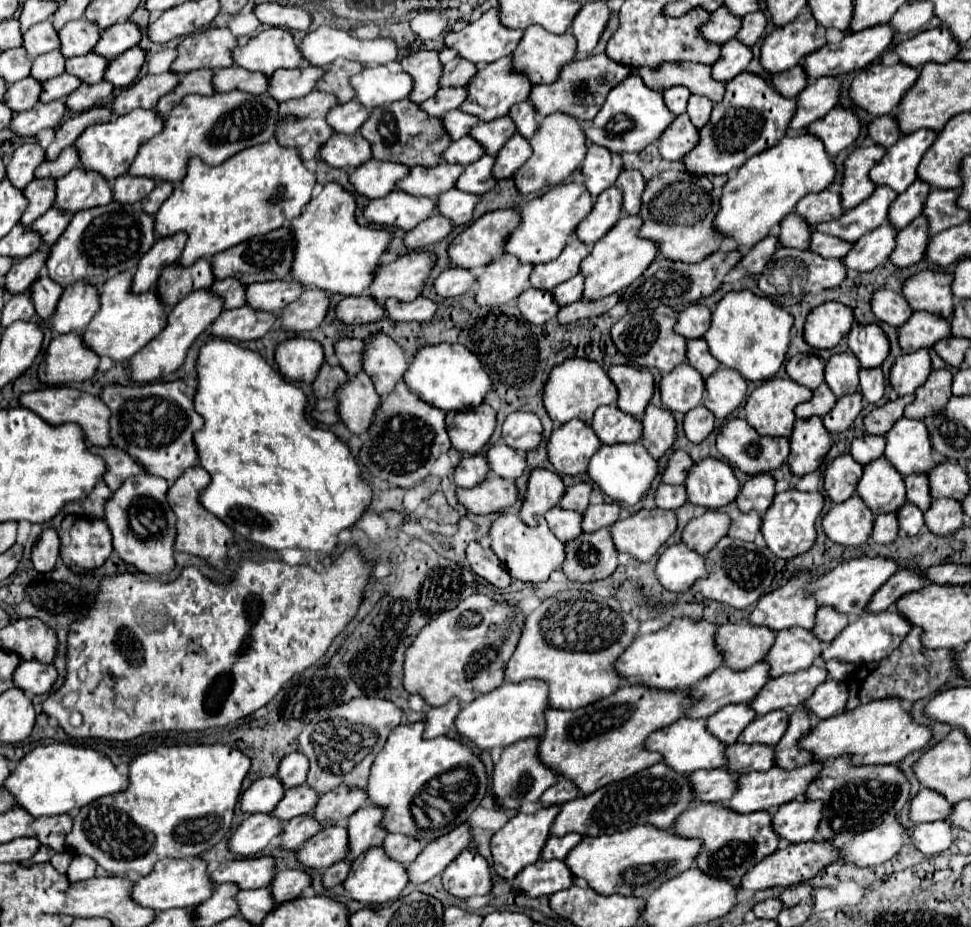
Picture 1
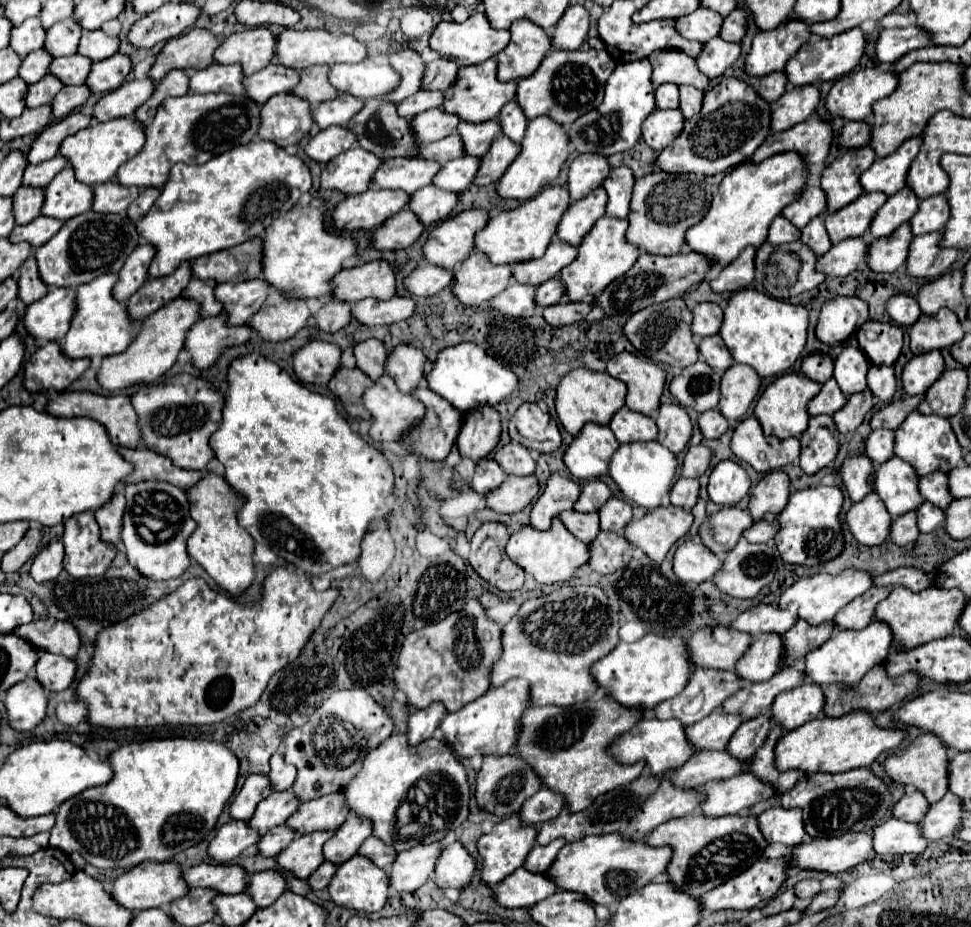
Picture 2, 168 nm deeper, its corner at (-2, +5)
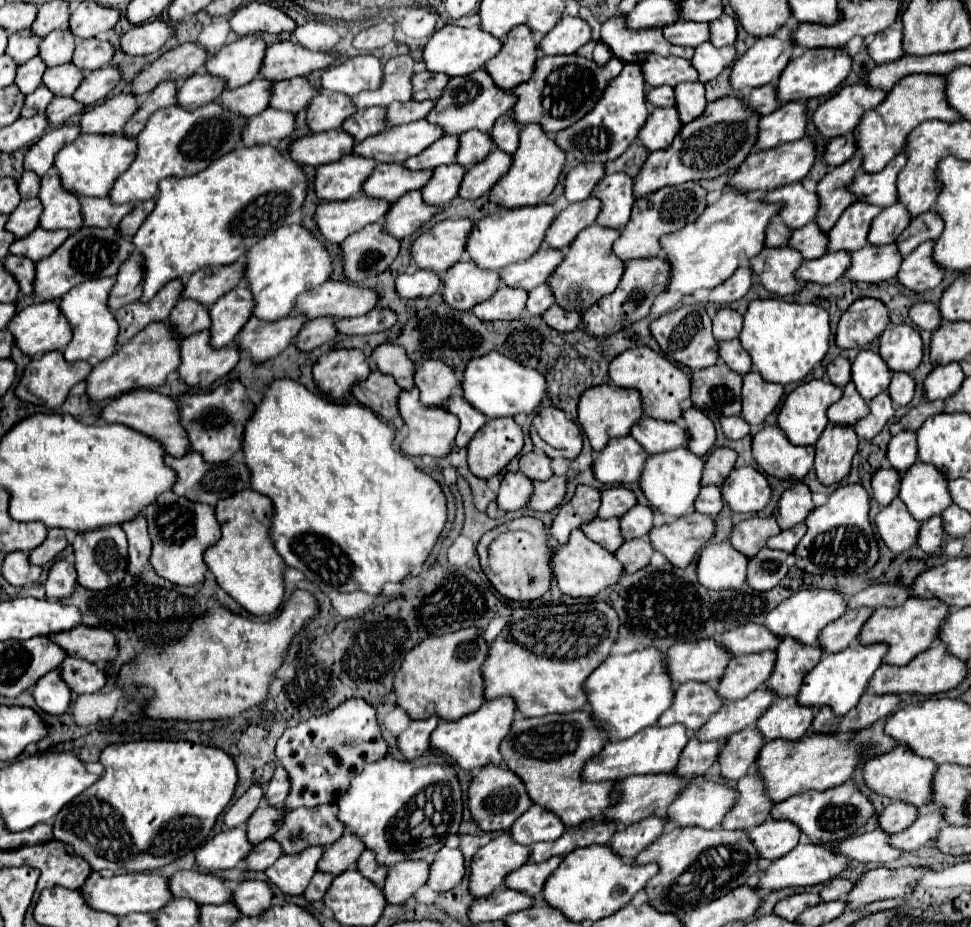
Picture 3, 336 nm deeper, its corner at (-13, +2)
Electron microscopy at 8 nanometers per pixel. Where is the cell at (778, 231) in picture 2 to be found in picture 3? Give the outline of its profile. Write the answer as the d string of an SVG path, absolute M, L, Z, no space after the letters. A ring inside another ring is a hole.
M775 216L765 230L765 246L785 246L787 236L791 236L791 230Z

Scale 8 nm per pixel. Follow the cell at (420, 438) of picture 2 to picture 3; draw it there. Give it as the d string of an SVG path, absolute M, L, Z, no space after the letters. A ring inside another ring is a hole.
M447 400L445 406L449 412L457 414L457 418L461 420L461 428L455 438L455 444L465 448L469 440L473 438L473 434L487 422L487 418L479 410L475 410L467 400Z

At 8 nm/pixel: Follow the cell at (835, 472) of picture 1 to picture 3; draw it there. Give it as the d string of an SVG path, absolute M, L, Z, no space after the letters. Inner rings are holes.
M879 468L873 474L871 486L873 486L873 498L881 504L887 506L891 500L899 494L899 484L901 484L901 474L895 468Z

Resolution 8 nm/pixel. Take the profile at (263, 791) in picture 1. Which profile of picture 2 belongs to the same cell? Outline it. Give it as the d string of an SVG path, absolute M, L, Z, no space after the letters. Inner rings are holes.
M250 775L242 787L242 791L236 795L236 799L232 801L230 805L230 815L234 819L242 819L242 821L248 821L258 803L262 799L266 799L268 795L272 793L272 785L270 785L270 779L266 775Z

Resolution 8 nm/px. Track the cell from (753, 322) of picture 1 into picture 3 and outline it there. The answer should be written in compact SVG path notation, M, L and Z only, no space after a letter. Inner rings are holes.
M779 298L753 300L745 312L743 332L739 336L743 348L753 358L755 370L765 380L777 384L801 382L829 350L829 314L815 304L795 304Z

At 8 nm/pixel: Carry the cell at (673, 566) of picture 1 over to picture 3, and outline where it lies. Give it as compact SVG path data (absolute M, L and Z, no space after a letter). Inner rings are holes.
M729 542L709 544L697 562L699 582L709 590L739 588L747 578L747 562L747 556L737 552Z

